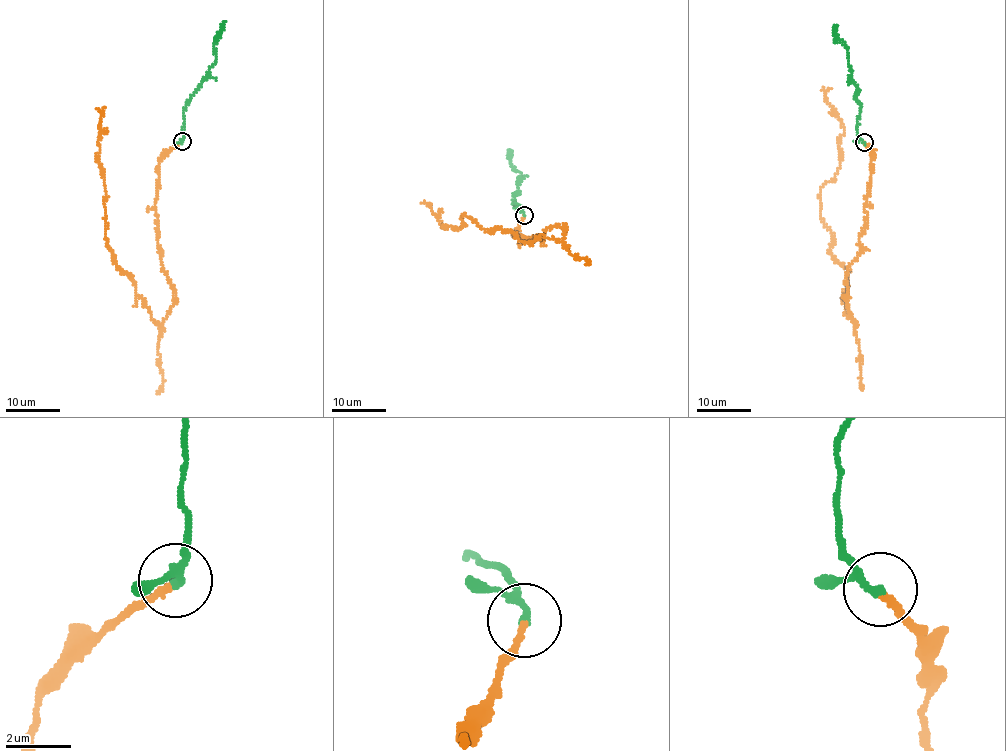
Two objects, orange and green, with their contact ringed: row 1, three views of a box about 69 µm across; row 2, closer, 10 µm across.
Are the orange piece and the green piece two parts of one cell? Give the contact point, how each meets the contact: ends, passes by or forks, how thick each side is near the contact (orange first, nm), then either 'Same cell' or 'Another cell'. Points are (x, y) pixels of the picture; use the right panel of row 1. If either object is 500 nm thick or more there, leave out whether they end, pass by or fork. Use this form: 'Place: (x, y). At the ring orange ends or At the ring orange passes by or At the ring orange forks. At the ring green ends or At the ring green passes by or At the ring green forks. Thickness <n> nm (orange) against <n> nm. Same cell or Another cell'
Place: (864, 142). At the ring orange ends. At the ring green passes by. Thickness 220 nm (orange) against 190 nm. Same cell

